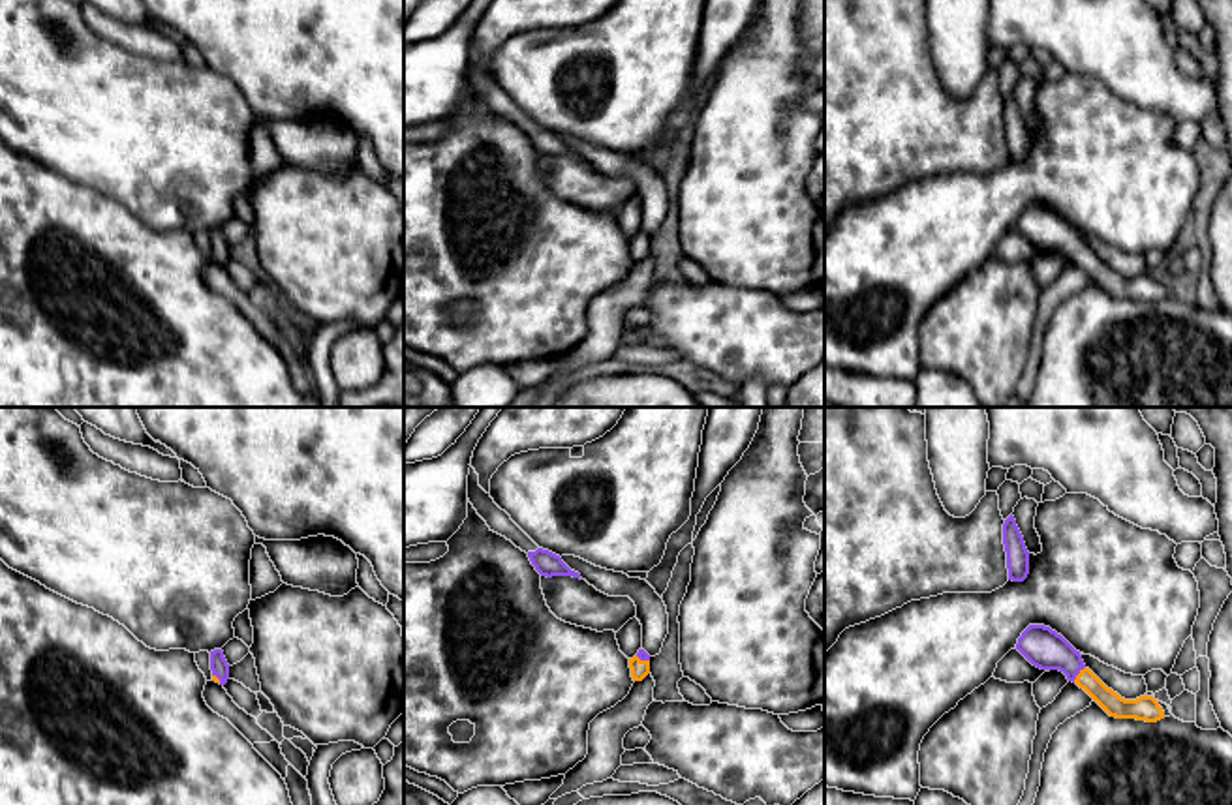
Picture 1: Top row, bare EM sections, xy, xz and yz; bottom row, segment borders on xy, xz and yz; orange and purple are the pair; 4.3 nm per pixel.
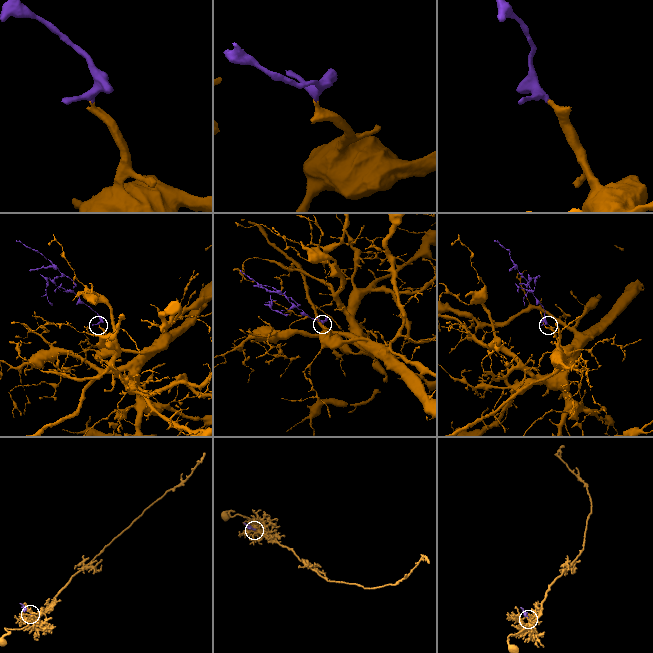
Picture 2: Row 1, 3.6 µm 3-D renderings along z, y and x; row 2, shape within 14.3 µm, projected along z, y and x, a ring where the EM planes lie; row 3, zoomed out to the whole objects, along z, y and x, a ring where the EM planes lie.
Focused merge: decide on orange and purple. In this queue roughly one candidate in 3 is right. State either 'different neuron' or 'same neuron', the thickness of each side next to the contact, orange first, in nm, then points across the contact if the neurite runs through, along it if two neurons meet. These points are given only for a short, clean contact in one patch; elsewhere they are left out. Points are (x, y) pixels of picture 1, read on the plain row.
same neuron; 90 nm thick on the orange side, 170 nm on the other; runs through yz (1116, 286), (1078, 254), (1058, 233), (1047, 229)

